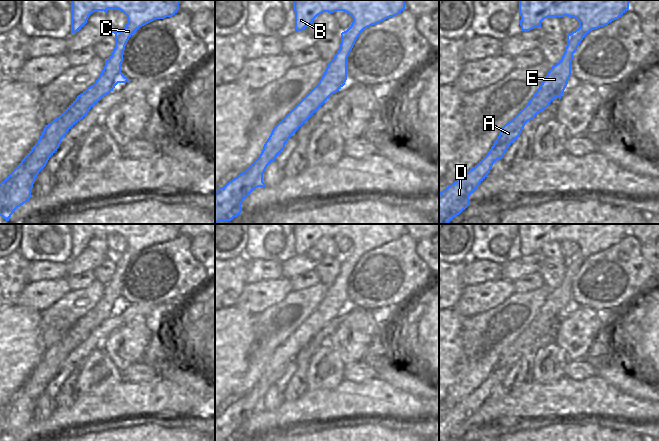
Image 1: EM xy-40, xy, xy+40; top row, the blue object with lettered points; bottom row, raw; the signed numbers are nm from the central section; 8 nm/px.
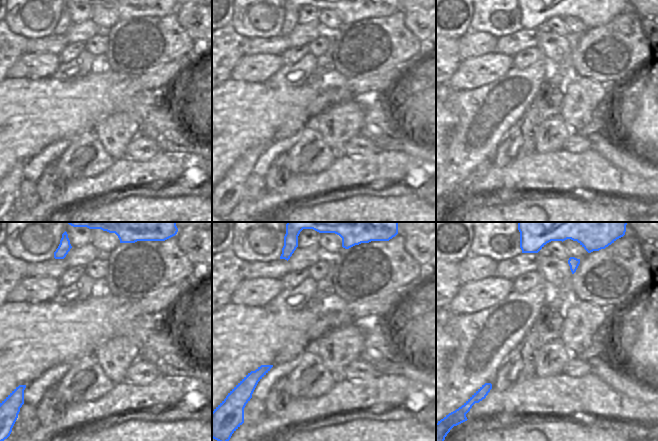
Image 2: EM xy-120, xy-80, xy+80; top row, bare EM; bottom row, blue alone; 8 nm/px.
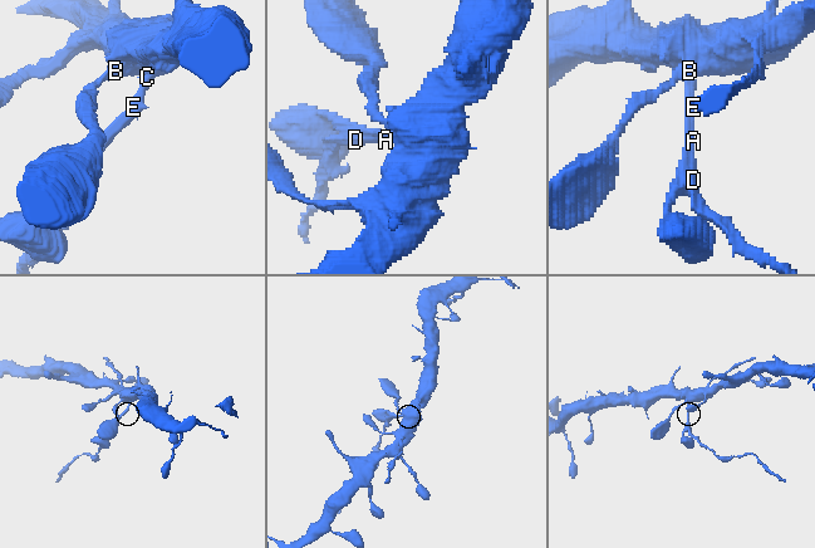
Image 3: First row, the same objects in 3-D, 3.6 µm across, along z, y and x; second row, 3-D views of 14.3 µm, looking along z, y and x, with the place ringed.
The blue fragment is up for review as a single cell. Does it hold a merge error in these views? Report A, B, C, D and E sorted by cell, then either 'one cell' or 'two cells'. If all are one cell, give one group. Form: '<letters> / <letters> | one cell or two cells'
A D / B C E | two cells

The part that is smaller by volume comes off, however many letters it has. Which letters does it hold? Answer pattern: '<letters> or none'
A, D

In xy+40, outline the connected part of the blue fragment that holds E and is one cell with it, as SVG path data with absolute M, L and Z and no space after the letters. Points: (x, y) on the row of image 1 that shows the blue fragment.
M519 0L519 22L521 31L530 31L541 27L541 22L548 17L574 17L579 22L579 28L567 35L567 46L561 60L551 67L545 76L542 86L550 93L563 92L571 76L571 62L583 38L592 30L604 27L621 17L629 9L629 0Z

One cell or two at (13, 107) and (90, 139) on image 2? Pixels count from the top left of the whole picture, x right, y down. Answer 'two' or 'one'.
two

